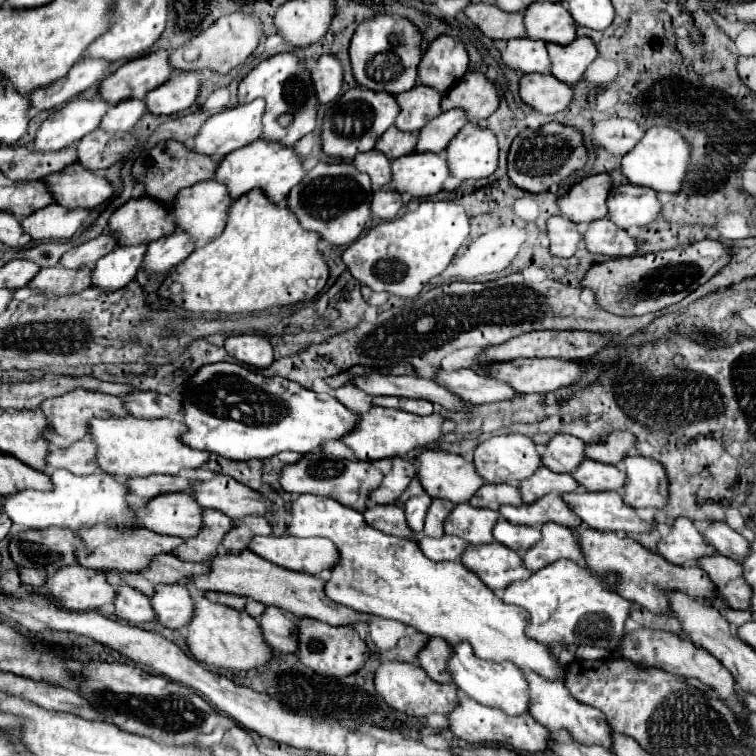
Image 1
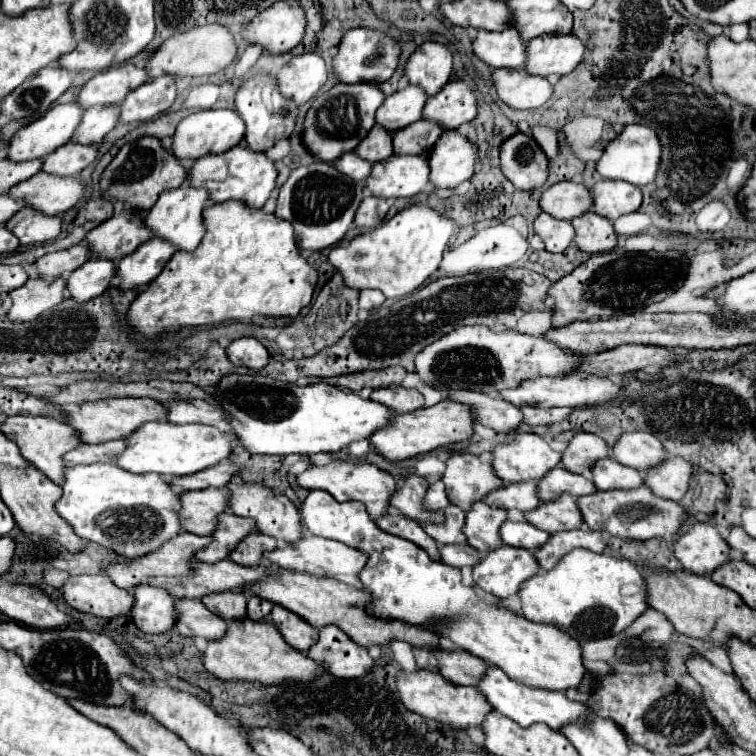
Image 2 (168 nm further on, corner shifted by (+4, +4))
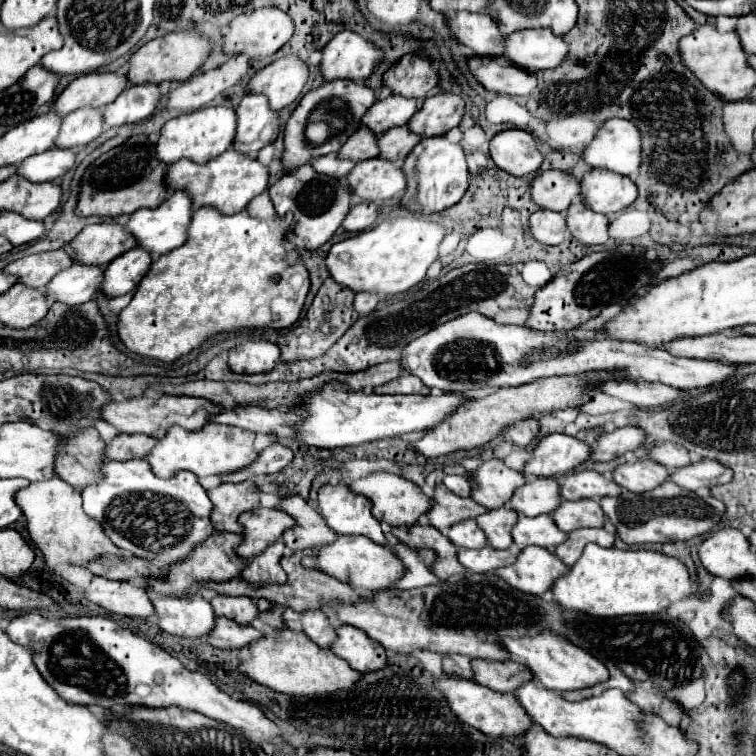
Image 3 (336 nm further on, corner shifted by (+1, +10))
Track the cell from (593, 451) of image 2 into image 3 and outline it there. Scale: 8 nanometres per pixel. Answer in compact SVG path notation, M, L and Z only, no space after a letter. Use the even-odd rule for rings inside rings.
M621 427L611 433L605 433L591 447L591 459L593 461L617 459L627 451L635 451L645 441L645 437L647 433L639 427Z

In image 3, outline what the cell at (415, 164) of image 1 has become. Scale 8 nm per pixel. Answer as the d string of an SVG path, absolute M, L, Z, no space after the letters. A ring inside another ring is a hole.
M377 157L357 163L345 179L351 193L359 201L371 203L381 203L407 189L401 165L393 161L381 161Z

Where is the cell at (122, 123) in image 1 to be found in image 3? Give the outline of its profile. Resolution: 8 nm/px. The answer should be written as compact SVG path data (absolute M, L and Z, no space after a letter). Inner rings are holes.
M77 109L63 117L55 147L59 149L81 149L103 131L101 109Z

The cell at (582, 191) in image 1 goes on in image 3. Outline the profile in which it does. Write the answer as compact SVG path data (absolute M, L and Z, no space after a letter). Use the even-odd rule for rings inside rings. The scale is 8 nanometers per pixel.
M541 171L531 181L531 199L543 209L565 211L579 197L579 189L579 181L565 171Z

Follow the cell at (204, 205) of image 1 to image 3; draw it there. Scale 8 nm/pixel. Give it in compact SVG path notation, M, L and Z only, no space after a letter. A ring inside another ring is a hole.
M175 191L169 195L157 209L139 209L135 211L129 221L123 225L127 233L131 233L137 241L137 247L151 253L153 259L181 247L187 241L187 227L191 221L191 197L185 191Z

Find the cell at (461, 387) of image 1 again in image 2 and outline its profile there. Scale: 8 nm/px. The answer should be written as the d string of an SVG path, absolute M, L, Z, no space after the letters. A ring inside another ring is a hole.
M566 375L566 377L534 377L522 381L514 389L502 389L500 395L504 401L520 407L520 405L534 405L534 407L584 407L584 405L602 405L616 397L618 385L610 379L598 377L580 377L580 375Z

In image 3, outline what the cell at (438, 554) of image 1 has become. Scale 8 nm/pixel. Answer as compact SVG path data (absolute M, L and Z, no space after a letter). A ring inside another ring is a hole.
M485 547L485 549L459 549L457 553L459 553L461 565L475 573L495 571L499 567L513 565L517 559L517 551L513 551L513 549L499 551L493 547Z

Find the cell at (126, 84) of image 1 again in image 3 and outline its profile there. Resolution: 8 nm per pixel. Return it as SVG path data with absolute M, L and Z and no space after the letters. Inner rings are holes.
M87 73L73 79L61 95L53 101L51 111L59 117L81 109L81 107L95 107L101 109L109 101L127 87L127 79L117 73Z

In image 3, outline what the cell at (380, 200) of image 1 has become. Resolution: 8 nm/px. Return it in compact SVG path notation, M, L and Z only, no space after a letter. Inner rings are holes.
M365 201L355 203L355 205L351 207L351 211L347 213L345 221L343 221L343 229L349 231L349 233L365 231L365 229L369 229L369 227L375 223L377 215L379 215L377 205L373 205L373 203L365 203Z

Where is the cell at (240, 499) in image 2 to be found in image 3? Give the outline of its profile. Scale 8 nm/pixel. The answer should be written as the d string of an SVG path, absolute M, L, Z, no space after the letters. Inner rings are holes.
M285 497L279 501L281 511L289 513L297 523L293 529L289 529L283 535L283 541L289 549L299 551L299 549L309 549L309 547L323 547L331 545L337 537L333 529L325 523L319 511L315 511L305 499L301 497Z

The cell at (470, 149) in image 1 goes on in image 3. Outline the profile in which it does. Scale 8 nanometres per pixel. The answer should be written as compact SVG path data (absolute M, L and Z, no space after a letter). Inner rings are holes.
M445 137L421 139L421 143L411 151L415 155L415 177L417 177L417 201L413 201L413 211L431 215L445 211L459 203L469 187L469 171L465 163L465 153L459 143L449 143Z

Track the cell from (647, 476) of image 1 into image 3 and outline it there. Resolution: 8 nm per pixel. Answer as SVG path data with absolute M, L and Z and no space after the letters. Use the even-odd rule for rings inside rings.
M703 459L699 463L691 463L685 469L677 469L671 475L671 481L681 485L683 489L697 491L699 487L717 487L729 483L733 479L733 471L719 461Z

